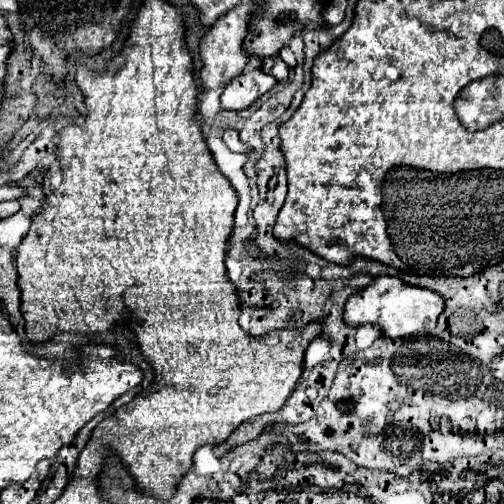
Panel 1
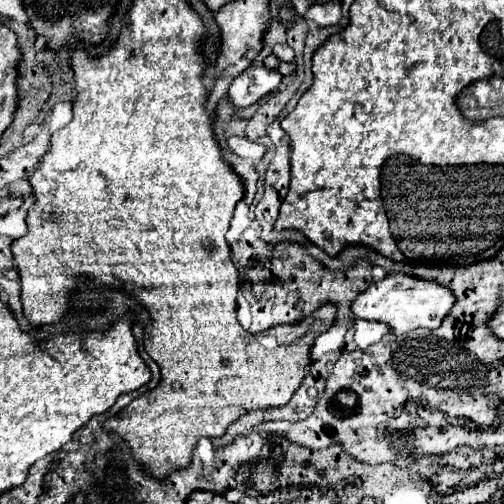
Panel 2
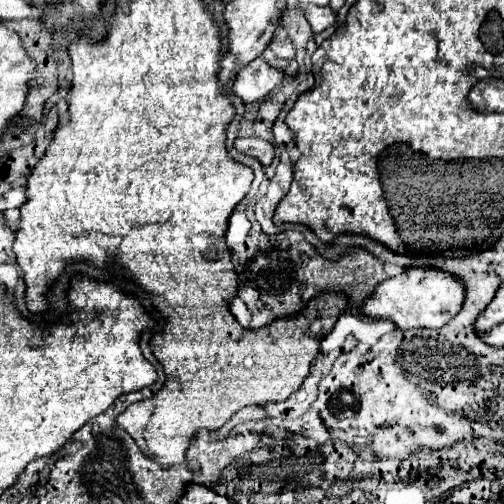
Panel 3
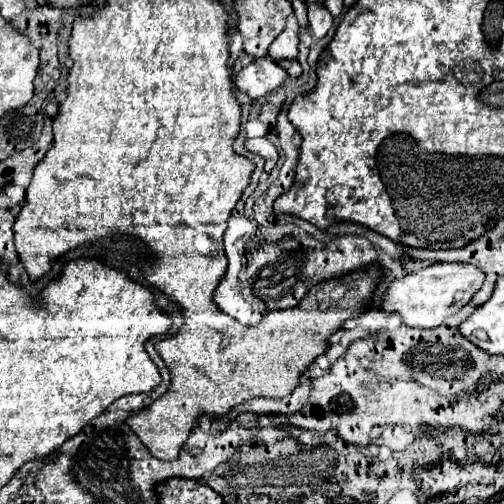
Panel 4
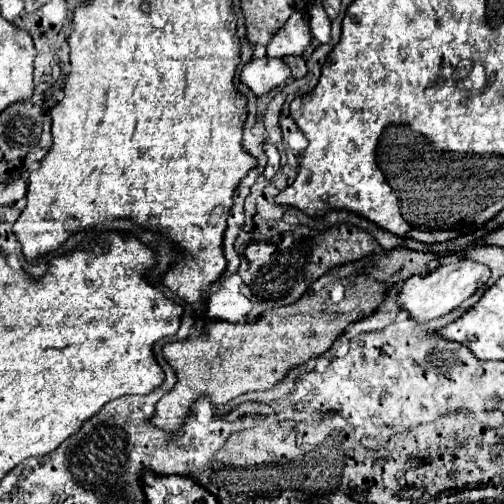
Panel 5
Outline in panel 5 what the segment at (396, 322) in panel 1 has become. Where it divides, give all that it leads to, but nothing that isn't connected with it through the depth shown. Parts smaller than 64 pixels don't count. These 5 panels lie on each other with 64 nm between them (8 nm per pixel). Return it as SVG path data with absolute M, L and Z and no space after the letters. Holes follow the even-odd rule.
M452 260L428 274L416 274L406 278L400 286L400 294L396 302L398 302L398 308L406 310L408 316L414 318L416 322L428 322L456 310L478 288L482 288L488 282L488 278L490 278L490 272L482 264L476 264L472 260Z

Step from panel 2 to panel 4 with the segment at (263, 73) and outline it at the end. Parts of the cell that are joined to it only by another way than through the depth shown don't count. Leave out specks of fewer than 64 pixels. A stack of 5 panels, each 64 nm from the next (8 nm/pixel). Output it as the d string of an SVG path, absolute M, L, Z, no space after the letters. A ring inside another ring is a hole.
M266 56L246 64L234 76L234 84L240 92L248 94L252 100L258 100L258 98L264 98L274 88L278 88L286 78L288 74L284 72L284 68Z

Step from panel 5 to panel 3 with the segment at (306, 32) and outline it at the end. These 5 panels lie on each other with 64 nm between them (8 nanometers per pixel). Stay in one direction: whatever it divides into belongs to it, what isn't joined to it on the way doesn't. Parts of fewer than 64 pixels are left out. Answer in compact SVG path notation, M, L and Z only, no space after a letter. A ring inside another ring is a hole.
M286 40L286 42L280 44L280 46L270 44L270 48L272 48L272 52L274 52L278 58L284 58L284 60L292 60L292 58L294 58L294 46L292 46L290 40Z

